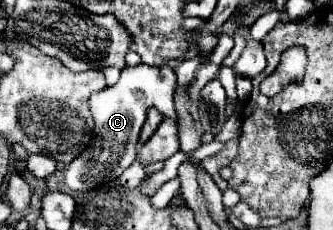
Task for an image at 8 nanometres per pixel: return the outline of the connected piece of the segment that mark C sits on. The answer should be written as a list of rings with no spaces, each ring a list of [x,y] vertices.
[[[137,64],[133,68],[123,68],[117,84],[107,86],[103,92],[93,92],[89,96],[89,110],[95,120],[97,136],[93,144],[83,152],[81,158],[73,160],[65,168],[65,184],[73,192],[89,192],[107,182],[117,180],[125,168],[137,158],[139,134],[145,124],[147,108],[155,106],[165,118],[177,122],[177,112],[173,108],[173,92],[177,86],[177,76],[171,66],[153,68],[147,64]]]

